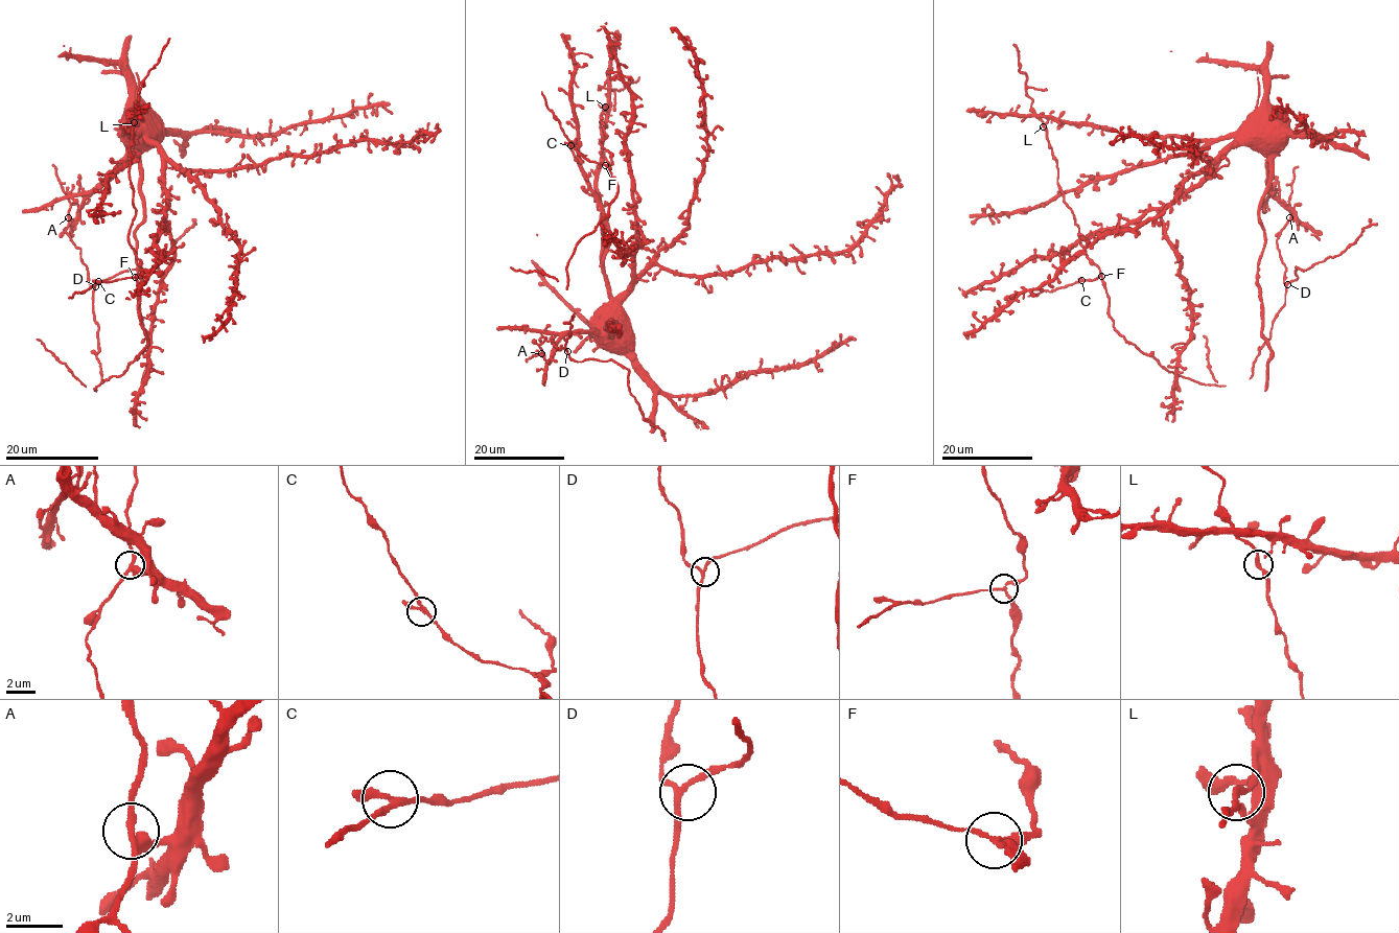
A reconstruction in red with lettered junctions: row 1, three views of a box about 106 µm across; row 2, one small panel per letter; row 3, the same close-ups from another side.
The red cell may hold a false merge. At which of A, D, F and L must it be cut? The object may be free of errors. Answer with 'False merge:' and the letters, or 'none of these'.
False merge: F

